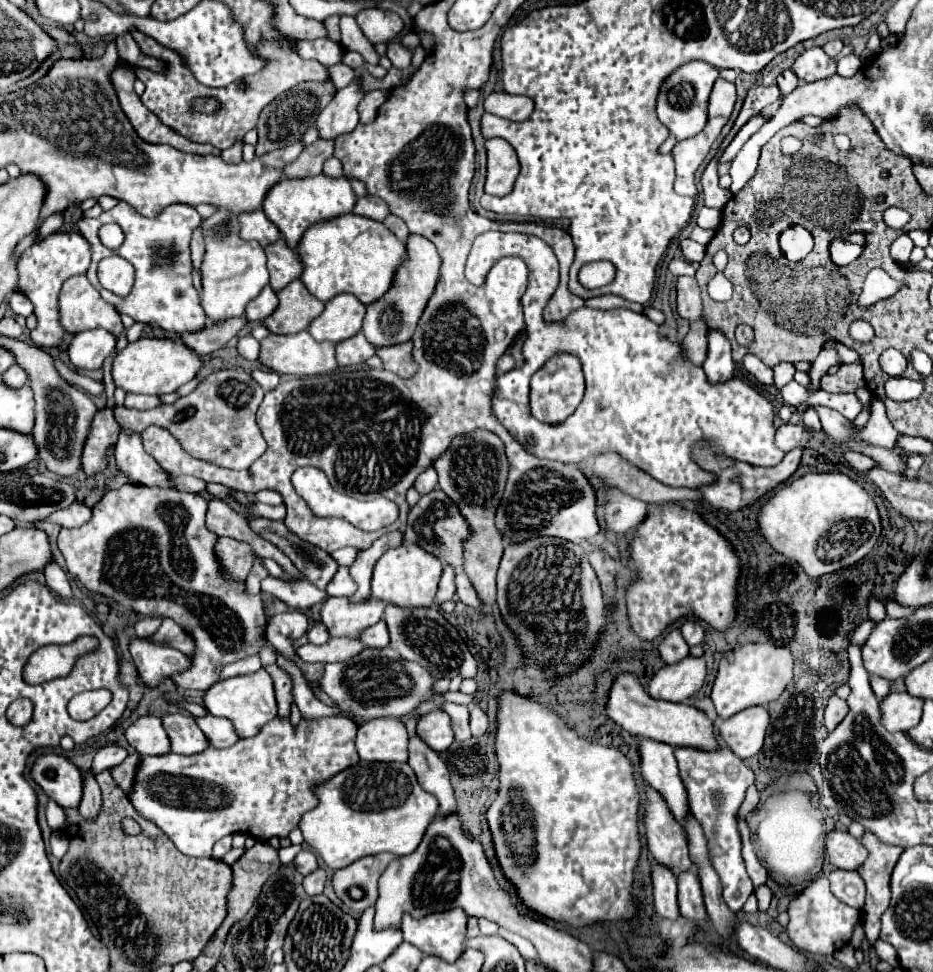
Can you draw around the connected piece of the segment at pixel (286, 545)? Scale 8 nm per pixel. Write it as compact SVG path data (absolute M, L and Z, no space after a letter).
M254 519L250 521L250 527L274 543L284 555L292 559L292 563L304 573L304 577L314 583L318 589L326 589L328 581L334 577L338 565L336 561L322 549L312 547L310 543L300 541L296 535L292 535L282 521L270 521L270 519Z

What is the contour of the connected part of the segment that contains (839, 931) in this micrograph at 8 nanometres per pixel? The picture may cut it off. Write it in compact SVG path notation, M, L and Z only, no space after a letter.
M818 877L796 899L792 899L788 903L788 915L790 915L790 921L786 931L790 939L798 949L814 955L832 955L834 951L848 945L854 933L854 927L860 921L858 909L848 907L846 903L842 903L832 895L830 883L826 877Z

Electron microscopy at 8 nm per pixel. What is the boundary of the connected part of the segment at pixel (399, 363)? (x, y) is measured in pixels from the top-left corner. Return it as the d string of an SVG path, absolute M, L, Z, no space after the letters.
M402 343L402 345L394 345L394 347L384 347L378 349L378 357L384 363L386 371L398 373L398 377L412 377L416 375L416 363L412 359L412 343Z

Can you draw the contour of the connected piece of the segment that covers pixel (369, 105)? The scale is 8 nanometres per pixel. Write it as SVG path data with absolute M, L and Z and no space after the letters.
M374 90L367 93L358 105L358 113L362 124L372 123L376 119L378 108L387 100L388 93Z

